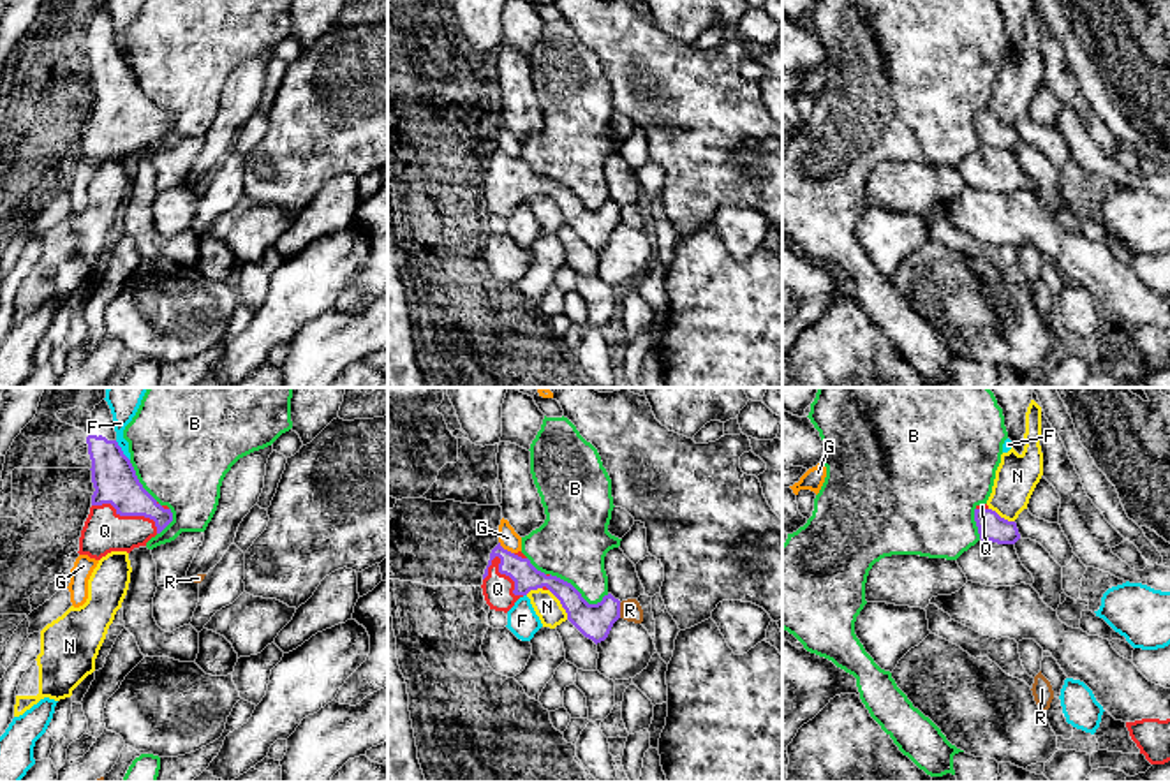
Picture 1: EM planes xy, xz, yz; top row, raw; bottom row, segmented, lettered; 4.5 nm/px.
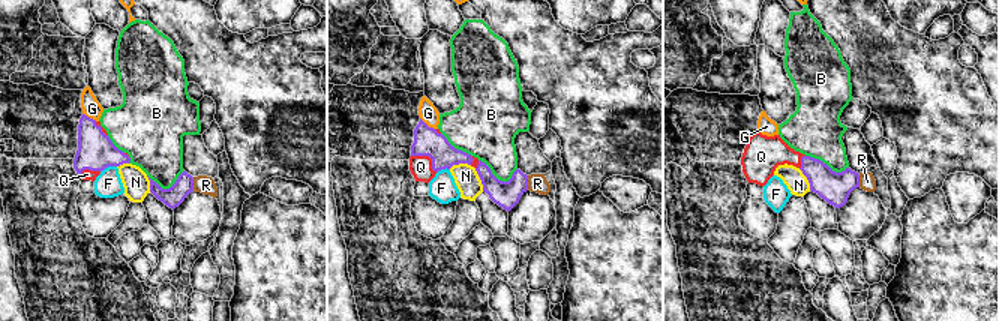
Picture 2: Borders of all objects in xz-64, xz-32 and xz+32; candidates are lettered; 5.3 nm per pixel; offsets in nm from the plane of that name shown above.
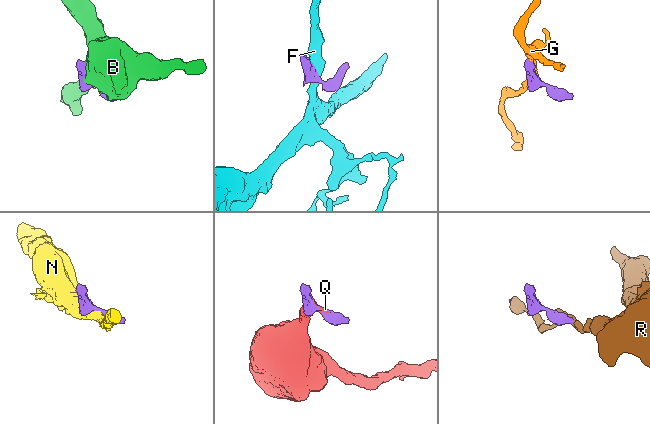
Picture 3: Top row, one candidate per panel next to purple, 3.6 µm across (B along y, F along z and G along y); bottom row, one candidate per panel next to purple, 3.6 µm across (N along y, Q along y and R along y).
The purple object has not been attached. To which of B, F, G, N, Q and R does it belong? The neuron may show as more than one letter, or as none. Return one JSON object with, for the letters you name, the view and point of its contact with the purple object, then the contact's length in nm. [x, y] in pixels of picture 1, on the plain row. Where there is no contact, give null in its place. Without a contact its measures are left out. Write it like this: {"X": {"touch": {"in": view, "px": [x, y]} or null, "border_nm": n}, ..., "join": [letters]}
{"Q": {"touch": {"in": "xy", "px": [129, 120]}, "border_nm": 340}, "join": ["Q"]}

